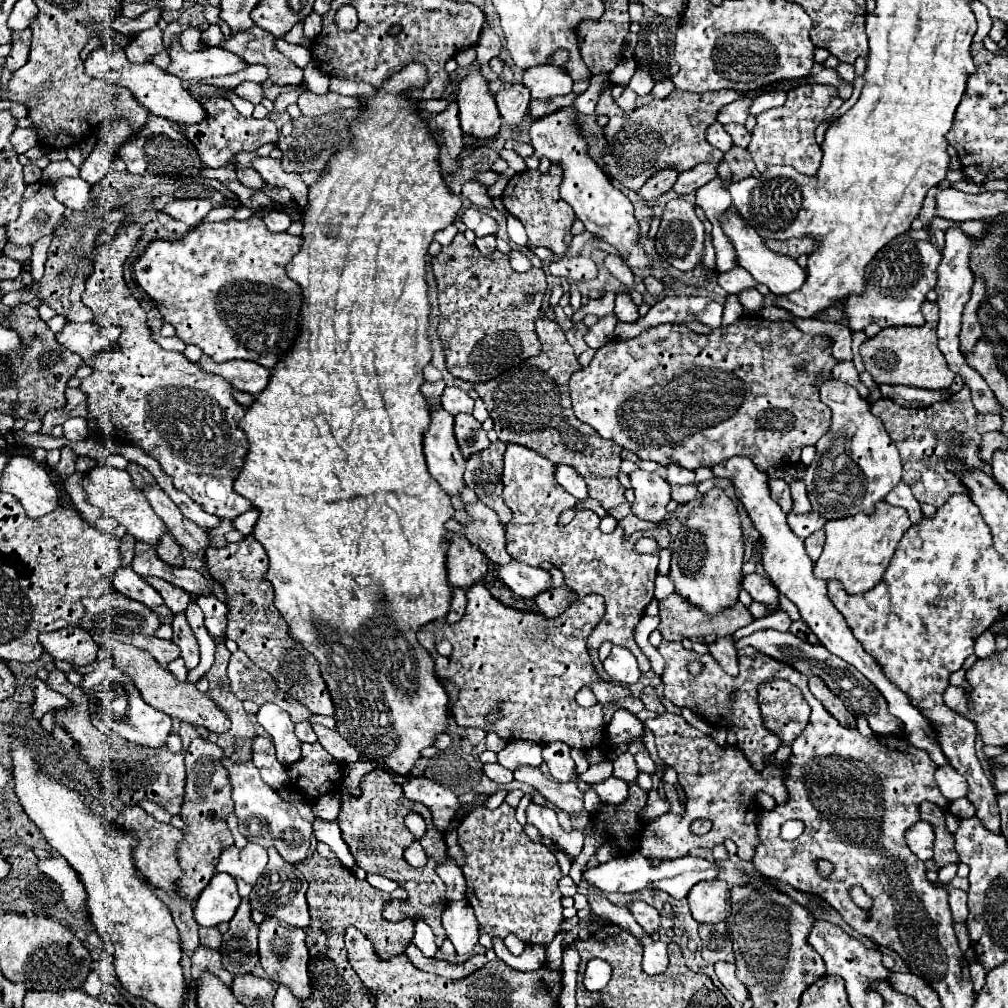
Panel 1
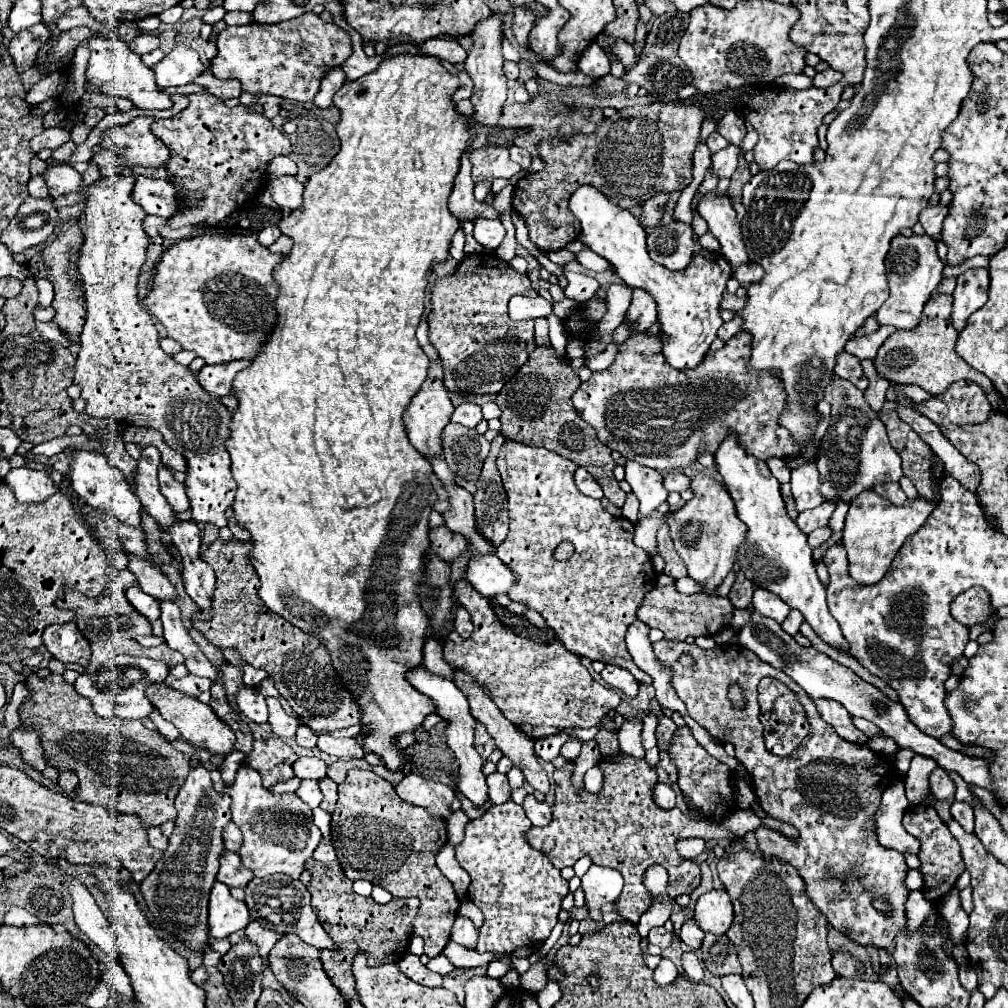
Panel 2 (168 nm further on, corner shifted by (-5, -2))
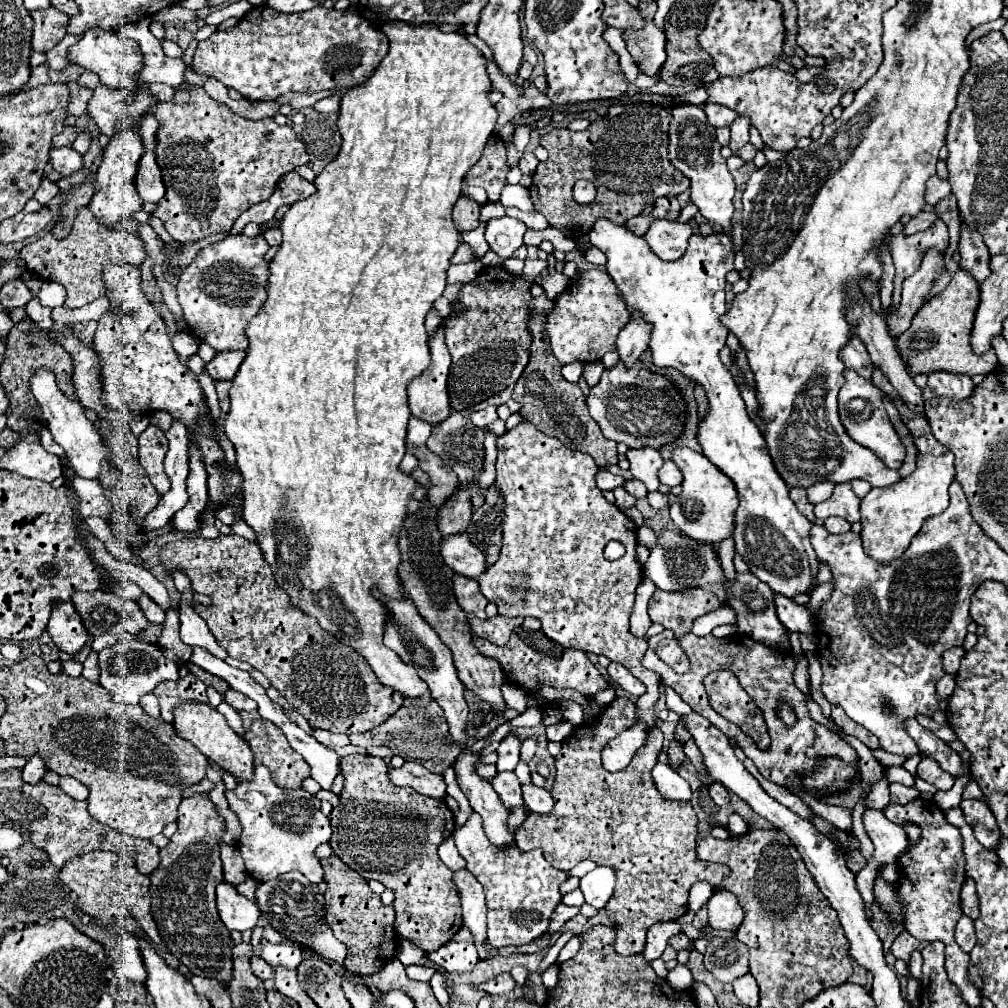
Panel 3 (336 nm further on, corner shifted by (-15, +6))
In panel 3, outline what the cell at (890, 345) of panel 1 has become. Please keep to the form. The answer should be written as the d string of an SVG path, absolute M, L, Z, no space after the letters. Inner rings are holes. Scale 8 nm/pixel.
M958 269L952 275L948 287L936 293L912 319L908 331L904 331L898 341L900 357L906 359L912 375L916 373L932 373L932 371L948 371L948 373L964 373L964 375L984 375L998 367L998 359L994 351L986 351L984 355L976 355L970 343L970 331L976 315L976 307L980 303L980 285L972 275L964 269Z

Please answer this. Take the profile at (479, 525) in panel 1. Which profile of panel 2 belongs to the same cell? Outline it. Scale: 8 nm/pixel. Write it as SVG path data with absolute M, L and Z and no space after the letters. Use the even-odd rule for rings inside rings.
M446 485L448 495L450 495L450 505L452 509L448 513L444 513L446 519L446 527L464 535L472 549L488 555L488 553L496 553L494 543L490 543L490 539L486 539L478 529L476 529L476 517L474 517L474 497L456 485Z

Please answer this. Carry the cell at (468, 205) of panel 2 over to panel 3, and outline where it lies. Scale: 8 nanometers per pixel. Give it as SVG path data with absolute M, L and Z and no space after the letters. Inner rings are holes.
M464 197L458 199L458 203L454 207L454 223L460 233L476 229L480 225L478 217L480 217L480 205L476 201L470 201Z

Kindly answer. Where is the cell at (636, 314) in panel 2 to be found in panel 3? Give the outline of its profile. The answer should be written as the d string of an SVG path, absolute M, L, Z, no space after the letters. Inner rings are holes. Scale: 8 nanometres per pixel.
M630 319L630 323L620 331L616 339L616 351L624 367L632 367L638 357L646 351L648 343L648 327L640 323L640 319Z

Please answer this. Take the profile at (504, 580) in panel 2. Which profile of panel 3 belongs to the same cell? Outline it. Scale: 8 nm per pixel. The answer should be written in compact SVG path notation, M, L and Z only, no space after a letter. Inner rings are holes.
M448 535L440 541L440 555L444 563L458 575L478 579L486 567L484 567L484 553L476 551L472 543L468 543L466 535Z

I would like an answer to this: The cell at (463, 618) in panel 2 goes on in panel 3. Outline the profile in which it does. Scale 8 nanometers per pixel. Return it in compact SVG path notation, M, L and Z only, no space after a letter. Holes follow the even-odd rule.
M468 615L468 621L476 637L488 639L494 645L506 645L510 635L522 625L522 619L504 619L500 615L494 619L478 619L476 615Z

